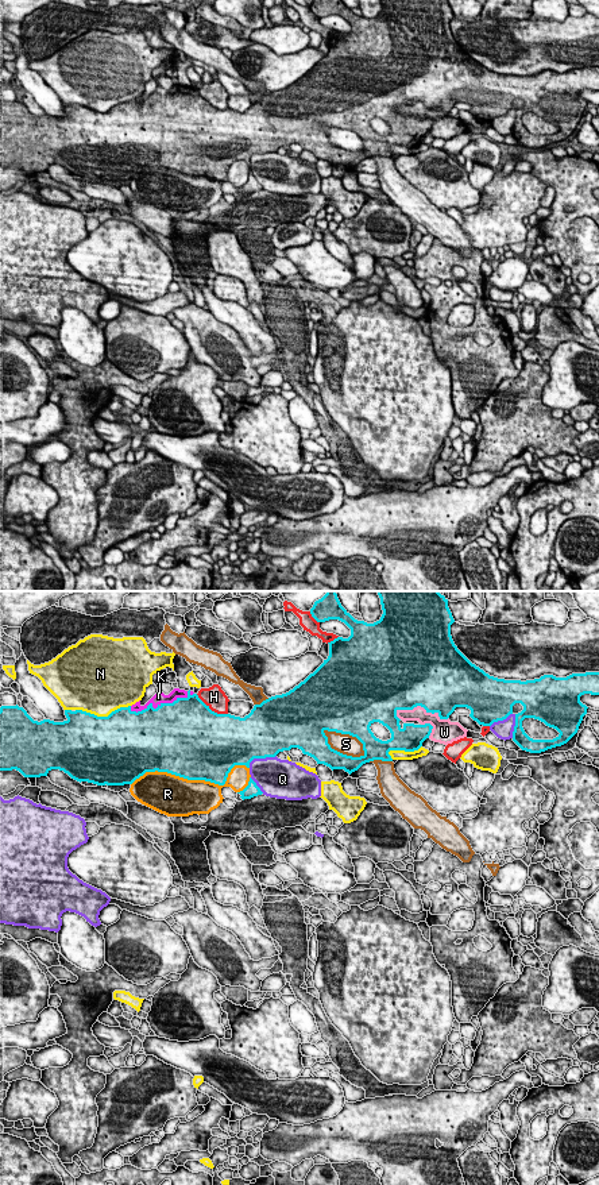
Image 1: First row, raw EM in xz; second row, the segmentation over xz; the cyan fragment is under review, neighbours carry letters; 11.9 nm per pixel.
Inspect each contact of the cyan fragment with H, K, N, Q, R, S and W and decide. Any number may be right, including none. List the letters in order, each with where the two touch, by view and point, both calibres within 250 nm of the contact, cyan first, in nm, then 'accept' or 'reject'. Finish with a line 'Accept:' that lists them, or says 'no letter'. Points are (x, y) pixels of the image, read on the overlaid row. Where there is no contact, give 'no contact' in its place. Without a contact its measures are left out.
H: xz (211, 710) | 500/260 nm | reject
K: xz (161, 703) | 480/140 nm | accept
N: xz (103, 717) | 500/440 nm | reject
Q: xz (261, 757) | 500/420 nm | reject
R: xz (193, 779) | 500/440 nm | reject
S: xz (348, 733) | 500/240 nm | reject
W: xz (422, 706) | 500/170 nm | reject
Accept: K

